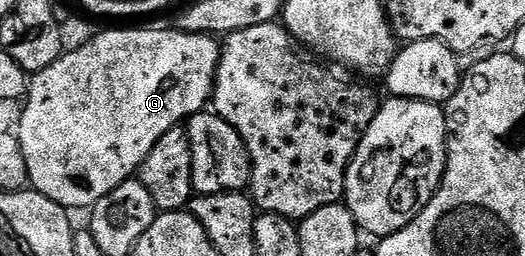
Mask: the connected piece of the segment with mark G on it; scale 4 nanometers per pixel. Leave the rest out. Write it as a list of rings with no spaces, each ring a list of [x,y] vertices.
[[[114,26],[111,32],[102,32],[99,36],[91,38],[87,44],[82,44],[79,48],[63,51],[62,57],[52,66],[44,70],[33,73],[29,81],[29,91],[24,97],[26,109],[22,112],[22,117],[18,120],[16,135],[22,153],[26,159],[26,174],[33,191],[47,196],[49,200],[55,200],[67,210],[74,208],[93,209],[99,200],[103,200],[111,190],[120,186],[124,181],[131,179],[141,169],[142,159],[156,146],[156,142],[165,132],[171,128],[181,125],[183,121],[191,116],[195,116],[207,107],[214,91],[214,78],[218,75],[218,58],[220,55],[220,44],[213,36],[193,36],[187,32],[171,30],[165,32],[162,28],[130,28],[134,26]]]

